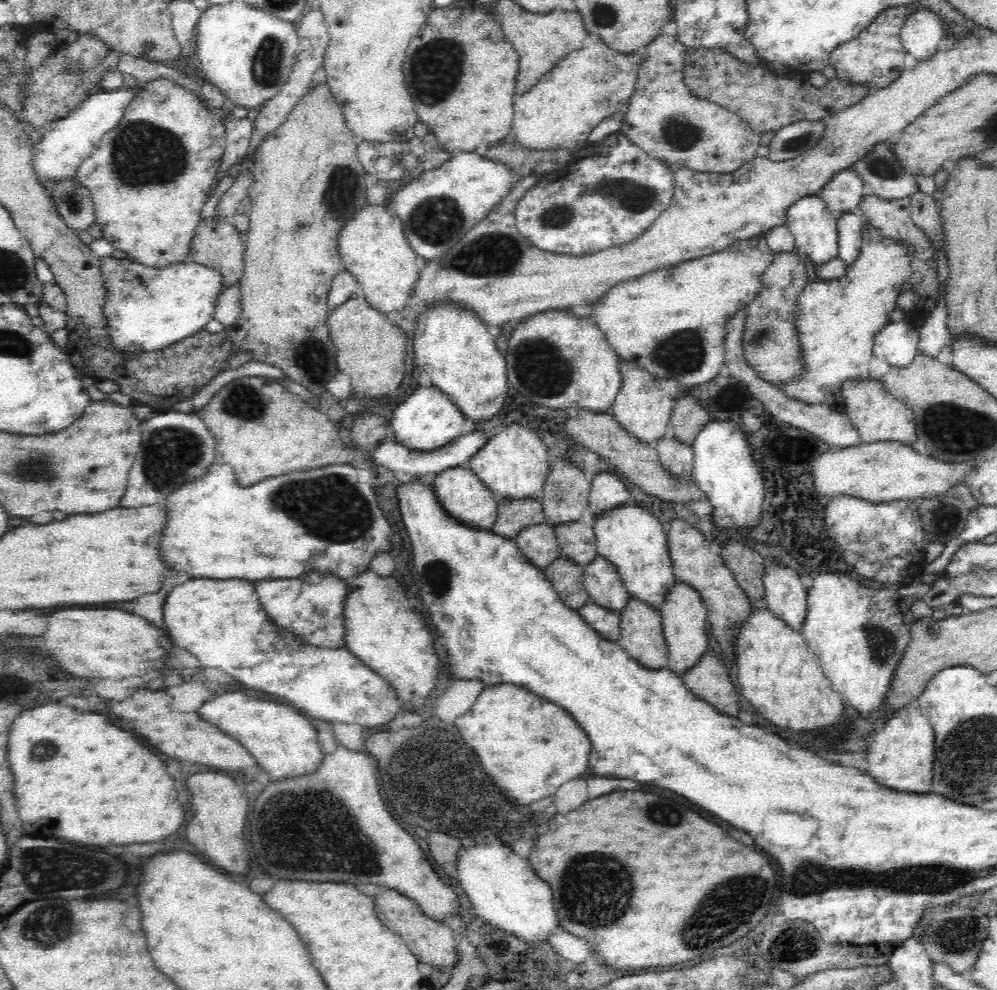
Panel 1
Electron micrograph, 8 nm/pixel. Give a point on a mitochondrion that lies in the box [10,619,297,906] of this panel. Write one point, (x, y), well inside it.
(82, 870)

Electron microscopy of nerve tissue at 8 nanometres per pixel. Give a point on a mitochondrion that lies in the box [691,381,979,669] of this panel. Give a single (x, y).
(945, 519)

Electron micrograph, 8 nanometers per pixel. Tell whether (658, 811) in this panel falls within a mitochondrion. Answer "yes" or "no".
yes

